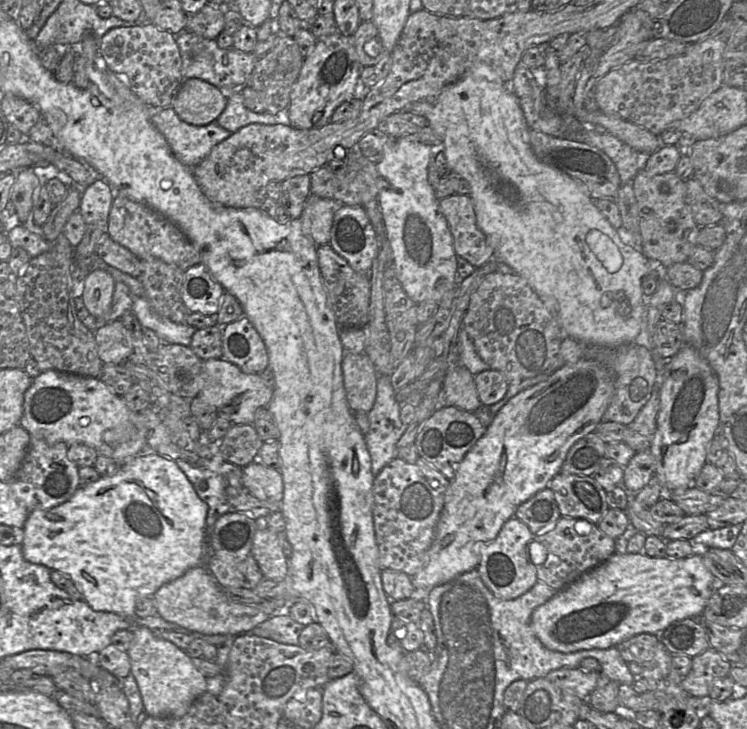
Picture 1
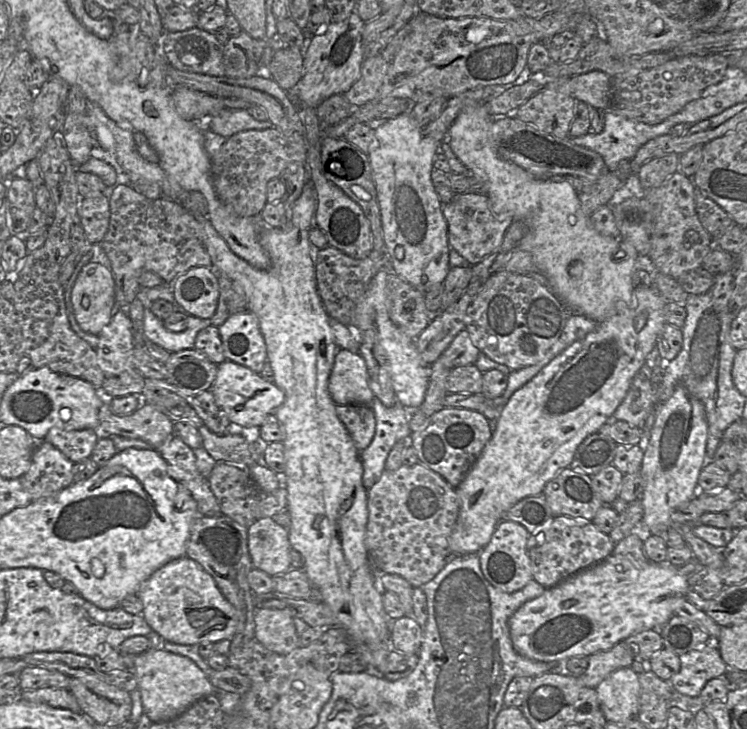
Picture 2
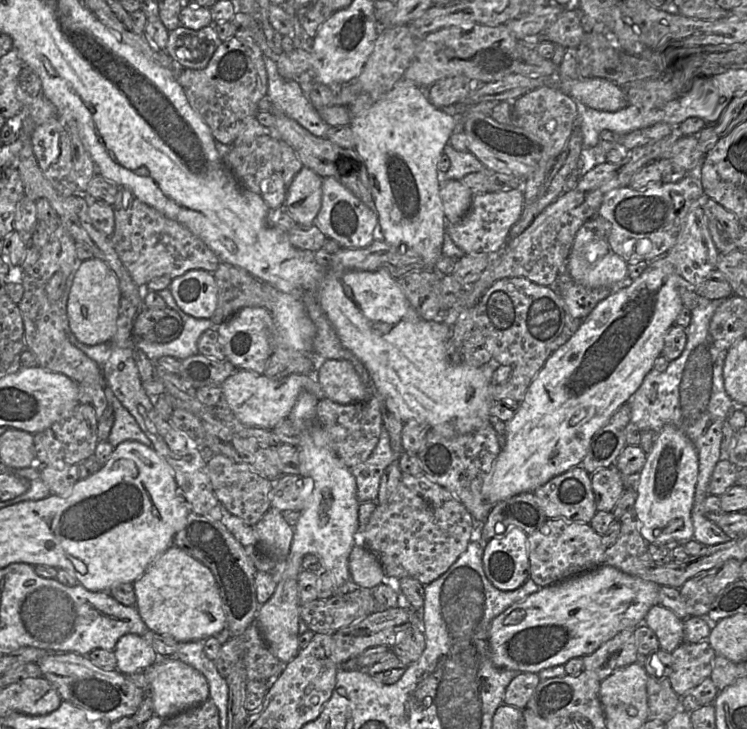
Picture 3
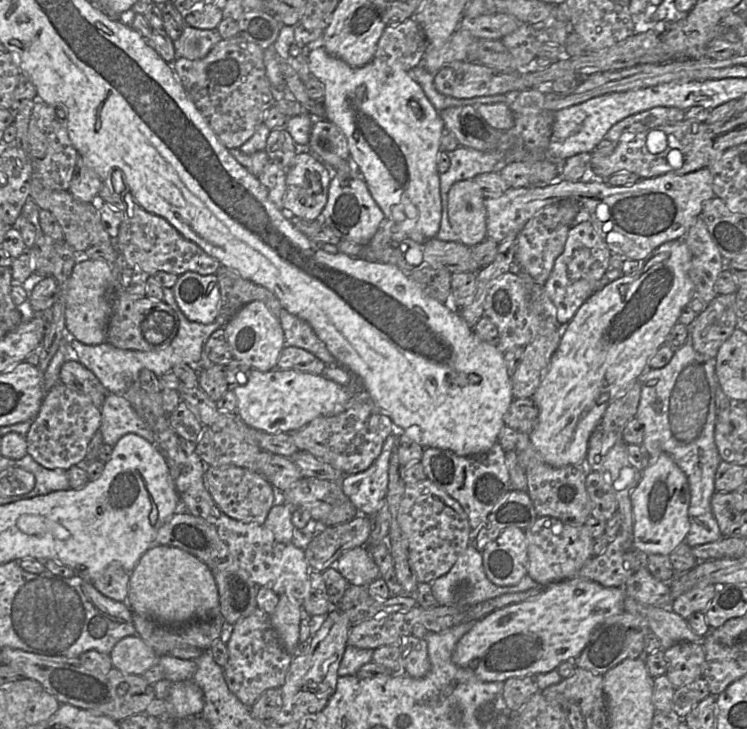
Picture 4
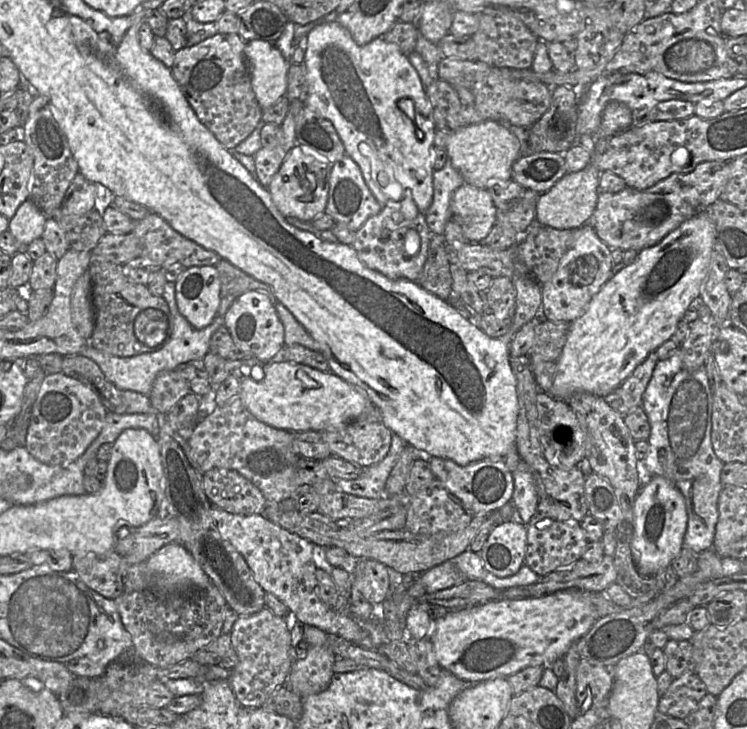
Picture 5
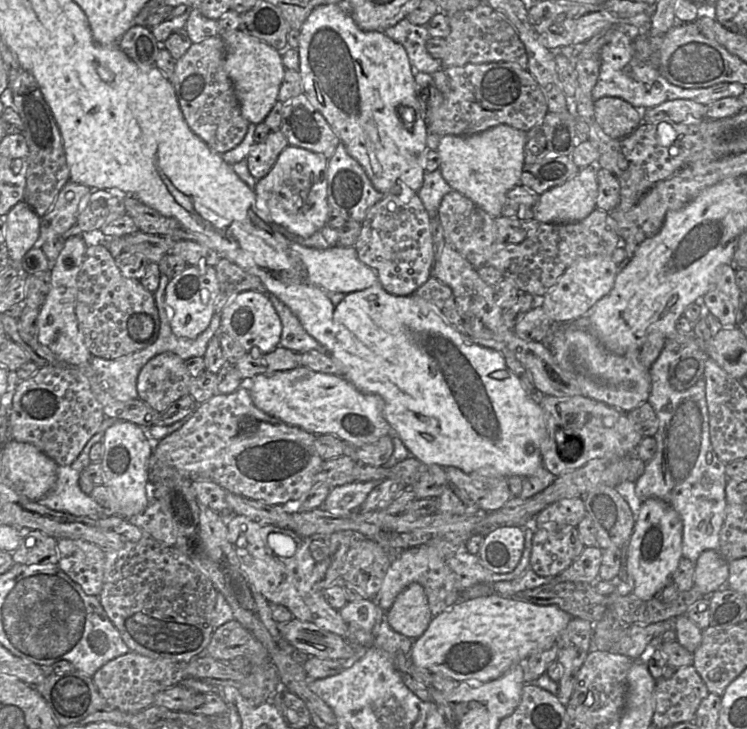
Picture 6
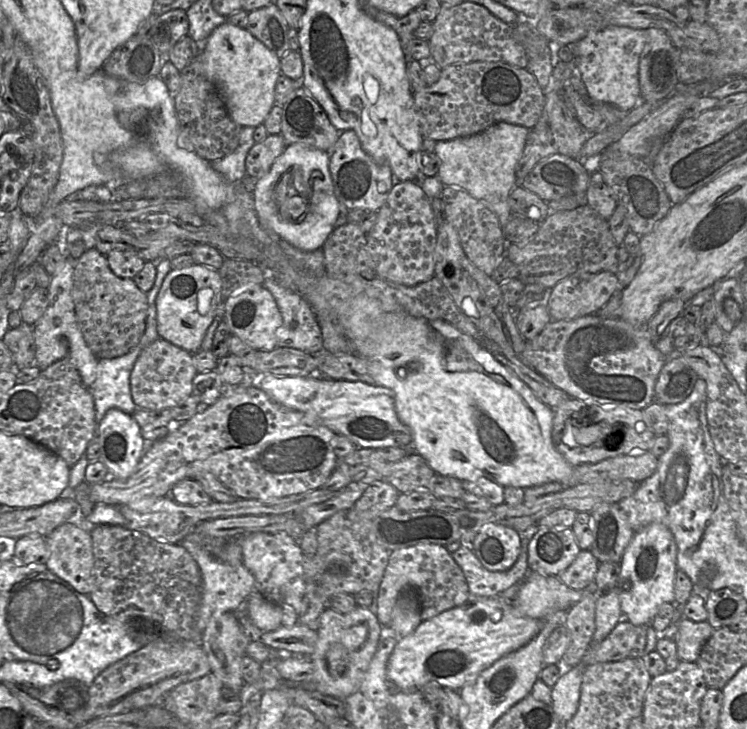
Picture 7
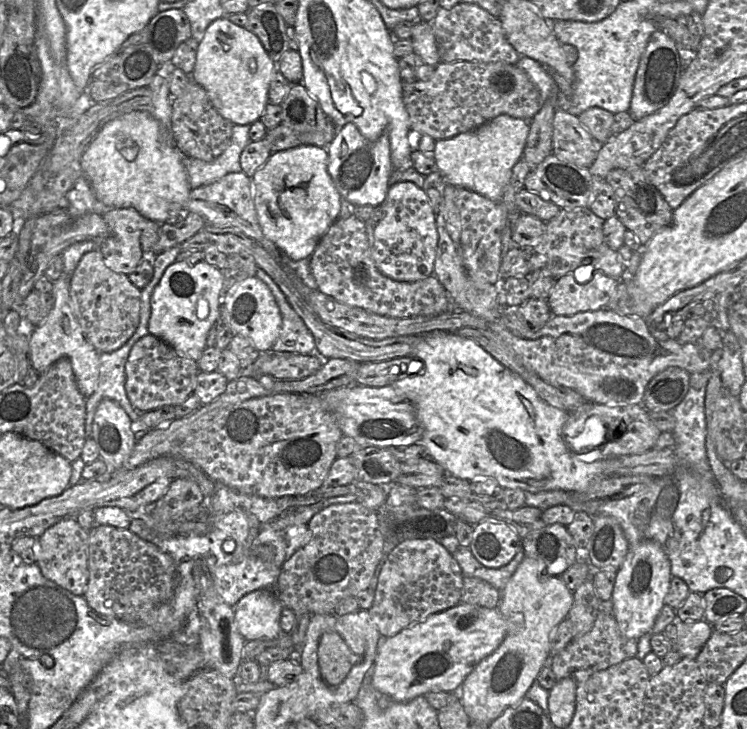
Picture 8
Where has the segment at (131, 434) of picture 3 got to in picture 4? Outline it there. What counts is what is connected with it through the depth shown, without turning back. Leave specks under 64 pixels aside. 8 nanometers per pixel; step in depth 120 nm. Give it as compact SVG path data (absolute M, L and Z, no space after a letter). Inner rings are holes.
M108 393L101 408L101 415L100 431L104 444L113 447L129 433L137 434L151 444L156 444L152 429L122 394Z

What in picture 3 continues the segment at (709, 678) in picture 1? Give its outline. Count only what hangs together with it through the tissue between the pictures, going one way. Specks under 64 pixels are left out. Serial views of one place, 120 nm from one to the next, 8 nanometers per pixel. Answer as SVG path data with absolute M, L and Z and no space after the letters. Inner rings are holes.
M706 640L698 643L684 641L671 654L673 664L669 680L679 696L710 677L717 656Z

